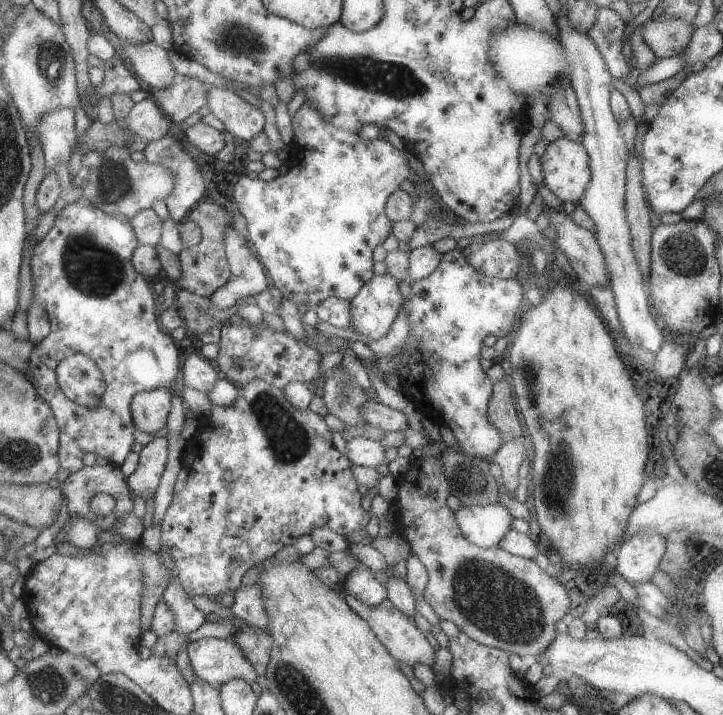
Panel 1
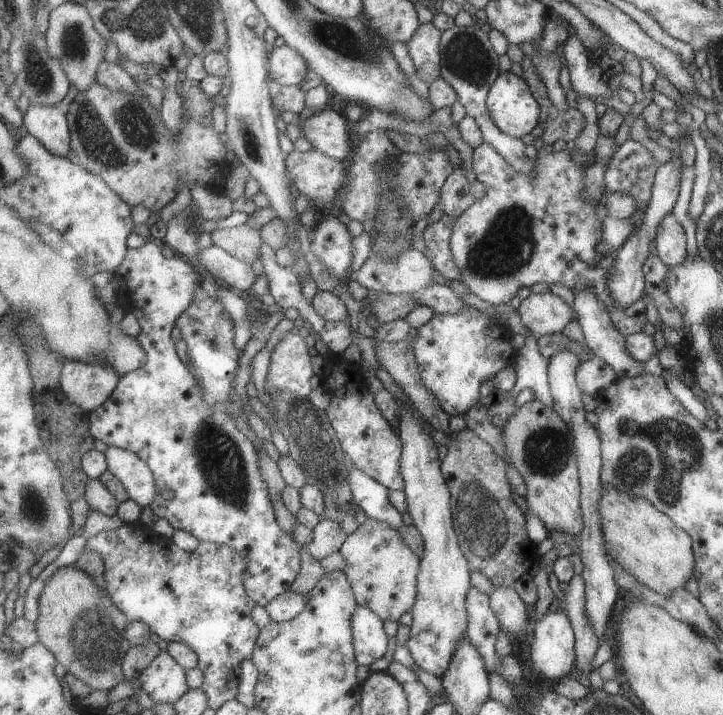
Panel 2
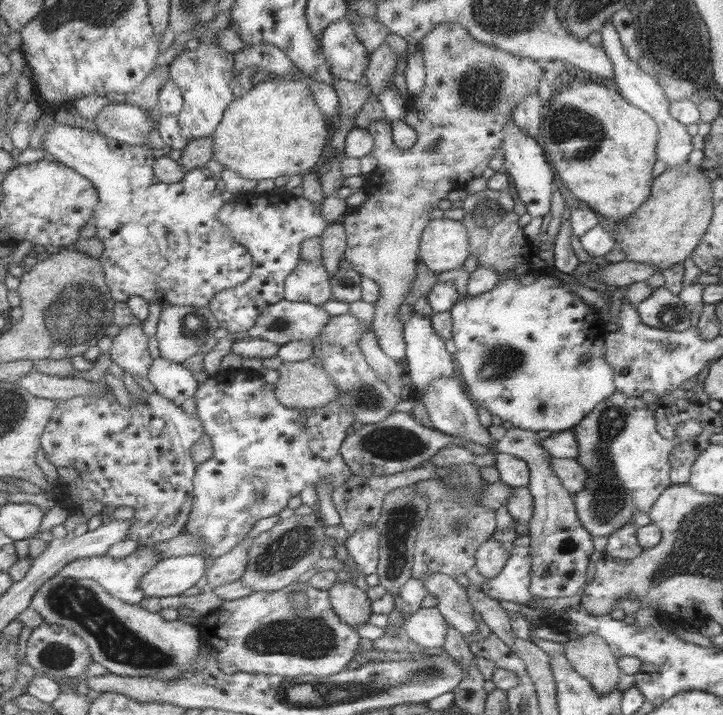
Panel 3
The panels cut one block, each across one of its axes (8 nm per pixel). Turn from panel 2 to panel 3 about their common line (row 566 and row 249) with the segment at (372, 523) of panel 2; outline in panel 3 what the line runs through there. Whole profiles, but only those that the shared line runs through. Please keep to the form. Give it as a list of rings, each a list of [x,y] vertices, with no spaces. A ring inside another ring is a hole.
[[[441,23],[428,30],[418,48],[425,70],[423,89],[421,97],[409,100],[410,110],[405,120],[417,130],[418,141],[410,149],[399,148],[393,140],[390,122],[379,120],[369,126],[367,130],[375,140],[375,148],[370,155],[377,160],[377,170],[369,176],[368,199],[344,216],[348,240],[346,255],[353,261],[355,270],[373,278],[381,287],[380,299],[375,303],[374,332],[381,348],[395,360],[407,356],[405,323],[400,319],[400,308],[406,303],[412,284],[416,282],[421,233],[431,221],[429,212],[437,208],[437,203],[445,199],[449,191],[459,190],[470,179],[481,177],[491,157],[501,148],[503,125],[509,121],[519,102],[538,93],[539,79],[545,72],[544,64],[531,58],[515,57],[481,44],[469,34],[468,29],[457,23]]]

